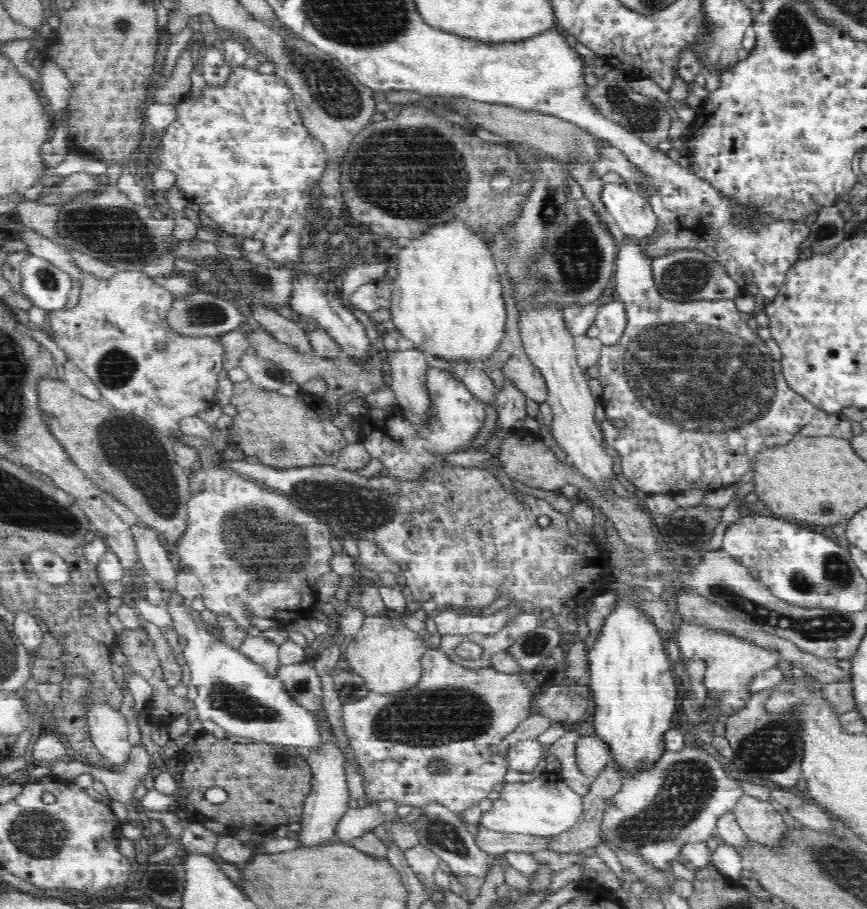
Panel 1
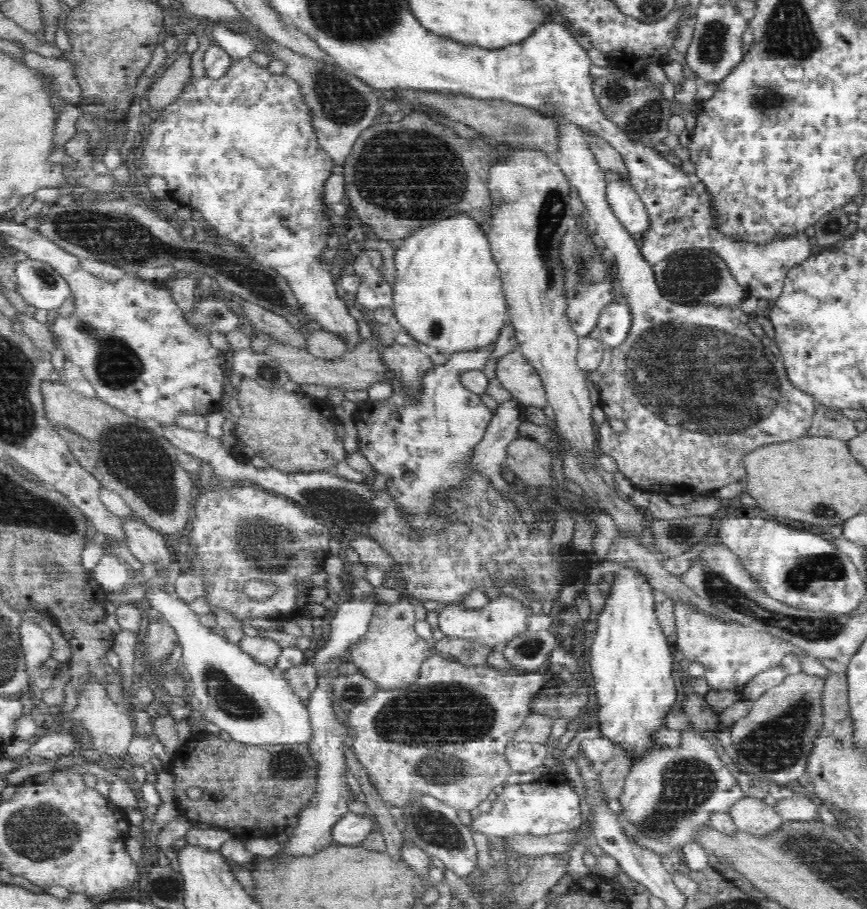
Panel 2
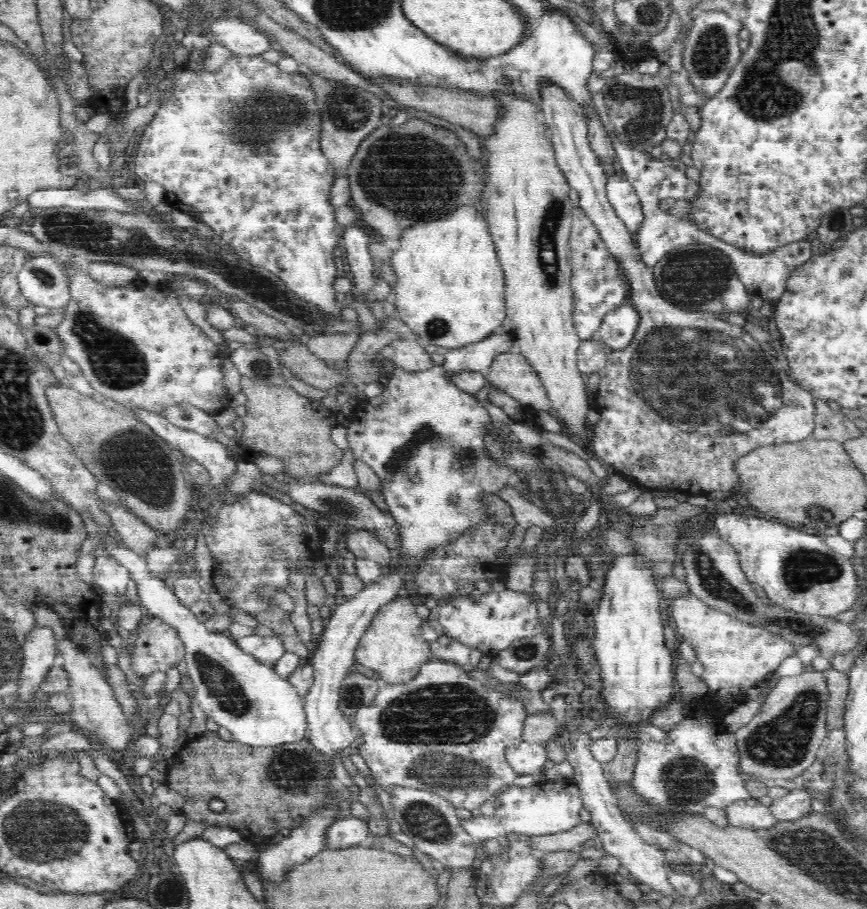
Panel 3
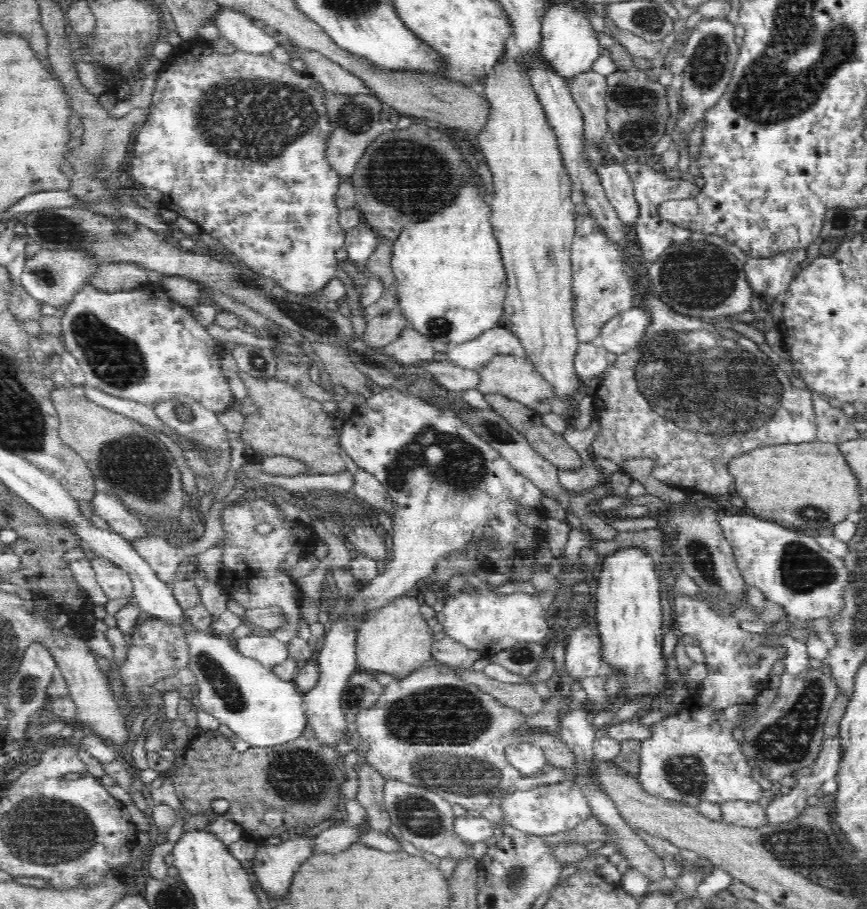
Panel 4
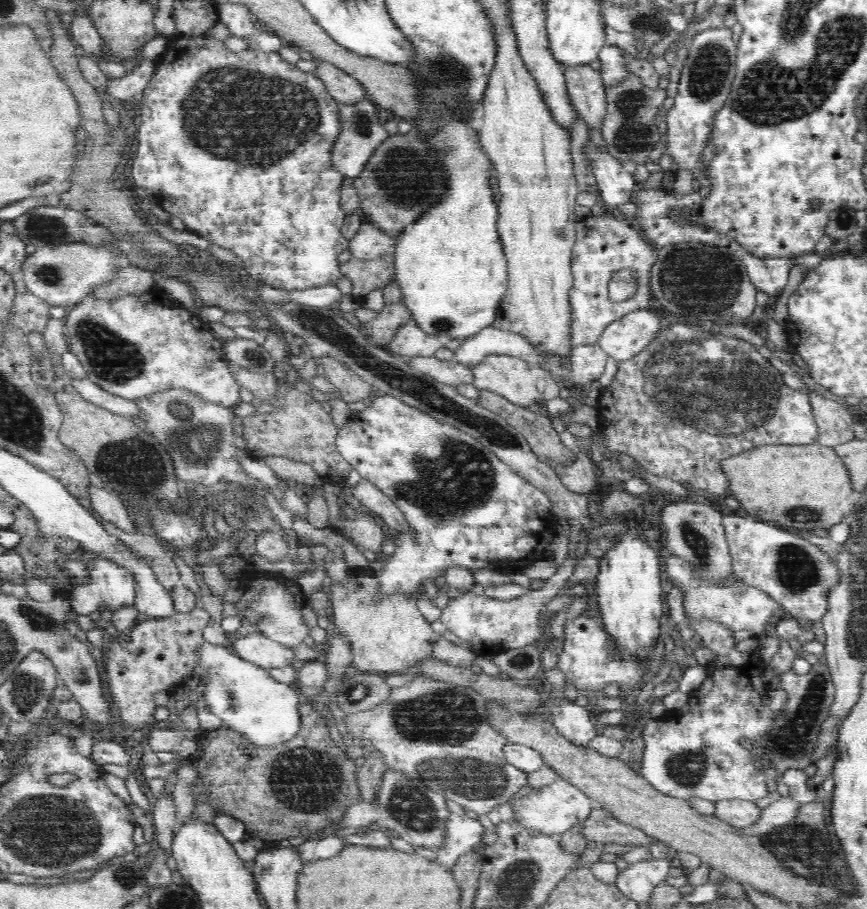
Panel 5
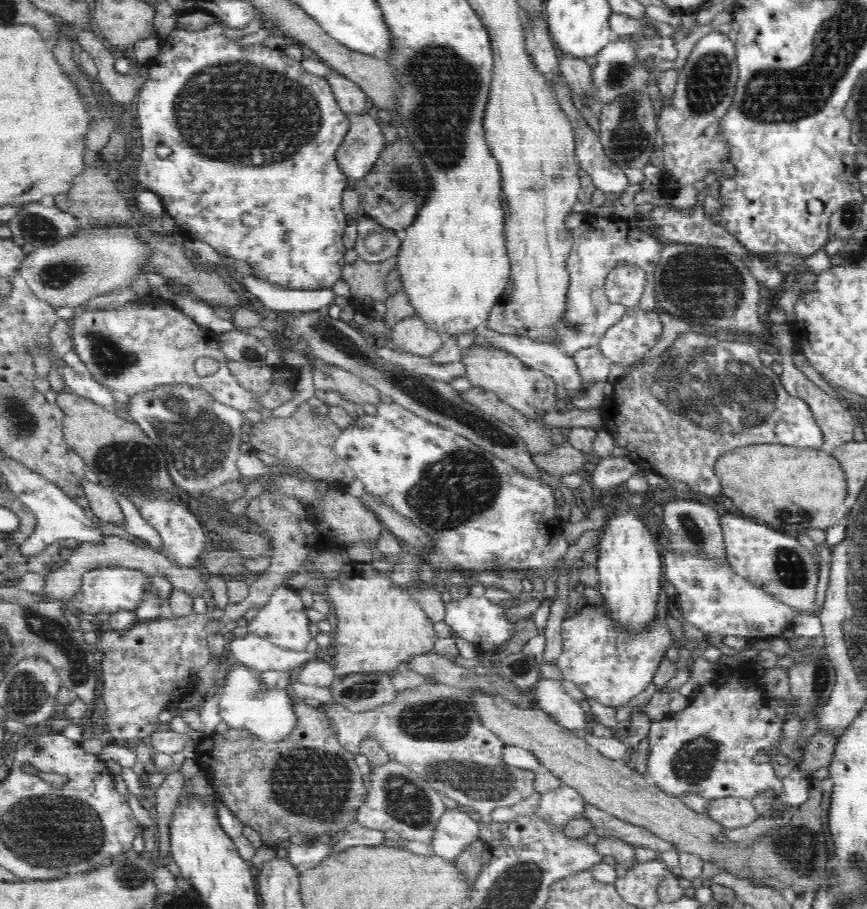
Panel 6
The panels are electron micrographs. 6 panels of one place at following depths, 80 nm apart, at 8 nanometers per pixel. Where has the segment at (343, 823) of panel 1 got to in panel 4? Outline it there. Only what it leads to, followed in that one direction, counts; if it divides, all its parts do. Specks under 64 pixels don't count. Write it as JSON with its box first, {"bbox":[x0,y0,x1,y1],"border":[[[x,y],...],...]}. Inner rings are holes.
{"bbox":[314,824,364,855],"border":[[[342,824],[324,830],[319,836],[314,838],[316,840],[314,855],[338,854],[338,852],[343,852],[352,844],[360,843],[360,838],[364,836],[360,827],[360,825],[354,827]]]}

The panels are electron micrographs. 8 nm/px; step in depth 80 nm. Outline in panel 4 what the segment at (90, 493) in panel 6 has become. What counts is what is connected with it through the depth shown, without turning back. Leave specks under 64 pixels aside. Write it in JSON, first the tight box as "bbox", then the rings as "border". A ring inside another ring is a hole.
{"bbox":[91,490,150,544],"border":[[[96,490],[91,502],[93,514],[104,518],[110,530],[128,539],[130,544],[135,538],[146,537],[150,534],[147,523],[130,510],[115,493],[109,495]]]}

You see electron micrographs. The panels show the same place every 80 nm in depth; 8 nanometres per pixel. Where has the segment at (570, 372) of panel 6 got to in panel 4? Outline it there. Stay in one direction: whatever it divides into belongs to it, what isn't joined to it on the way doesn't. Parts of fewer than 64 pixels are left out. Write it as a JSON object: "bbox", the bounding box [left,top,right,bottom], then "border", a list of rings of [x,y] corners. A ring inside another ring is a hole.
{"bbox":[447,325,526,372],"border":[[[501,325],[486,330],[479,338],[460,345],[452,345],[447,351],[448,361],[455,366],[480,372],[493,356],[511,354],[526,359],[521,341]]]}

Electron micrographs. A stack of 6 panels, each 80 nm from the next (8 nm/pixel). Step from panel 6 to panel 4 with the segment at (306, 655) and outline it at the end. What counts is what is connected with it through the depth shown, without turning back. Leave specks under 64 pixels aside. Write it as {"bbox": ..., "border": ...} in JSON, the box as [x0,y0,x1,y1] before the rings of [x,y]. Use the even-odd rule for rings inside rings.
{"bbox":[234,632,289,668],"border":[[[252,632],[251,635],[234,641],[240,654],[246,658],[254,658],[268,668],[278,666],[289,657],[287,645],[270,634],[259,636]]]}

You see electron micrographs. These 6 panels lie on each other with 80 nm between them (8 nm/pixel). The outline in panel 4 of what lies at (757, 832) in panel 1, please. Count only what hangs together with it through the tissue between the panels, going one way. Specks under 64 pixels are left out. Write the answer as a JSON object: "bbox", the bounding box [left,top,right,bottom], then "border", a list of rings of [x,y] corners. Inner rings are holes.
{"bbox":[720,801,768,829],"border":[[[726,801],[720,809],[724,823],[752,829],[768,825],[766,810],[758,802]]]}

